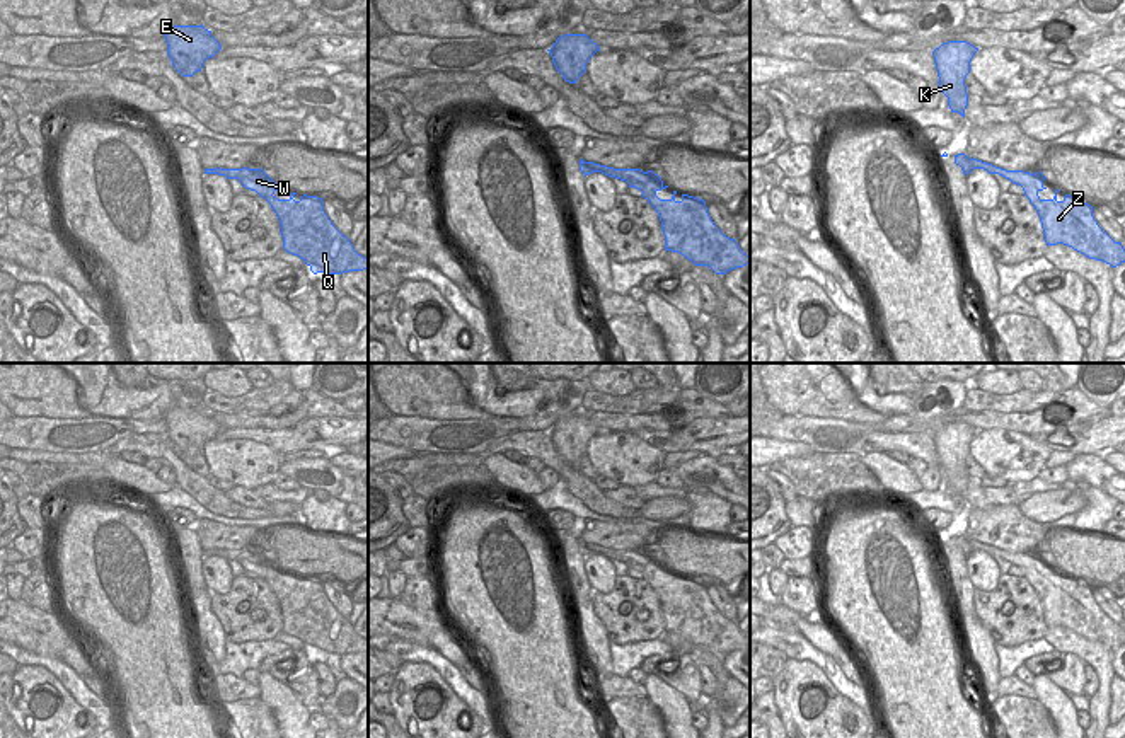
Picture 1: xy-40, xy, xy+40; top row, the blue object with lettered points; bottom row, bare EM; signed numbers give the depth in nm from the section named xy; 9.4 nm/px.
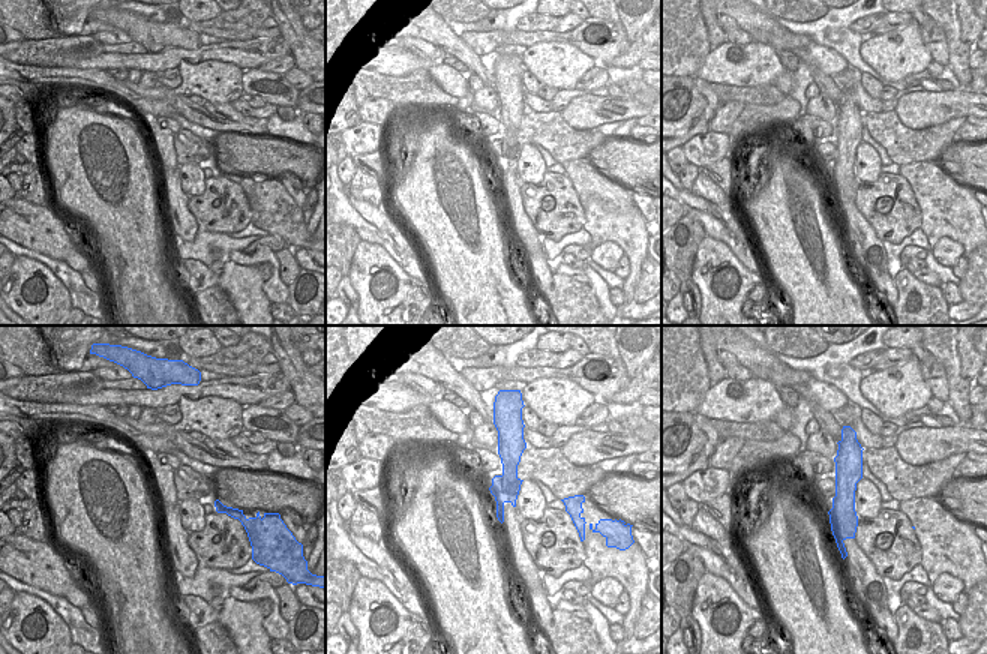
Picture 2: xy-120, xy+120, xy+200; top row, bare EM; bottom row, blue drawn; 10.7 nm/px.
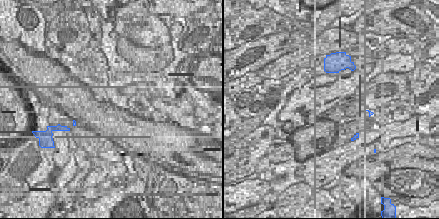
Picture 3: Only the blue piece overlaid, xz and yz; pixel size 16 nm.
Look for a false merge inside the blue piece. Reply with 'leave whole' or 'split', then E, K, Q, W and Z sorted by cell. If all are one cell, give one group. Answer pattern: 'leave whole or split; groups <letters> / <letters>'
leave whole; groups E K Q W Z

